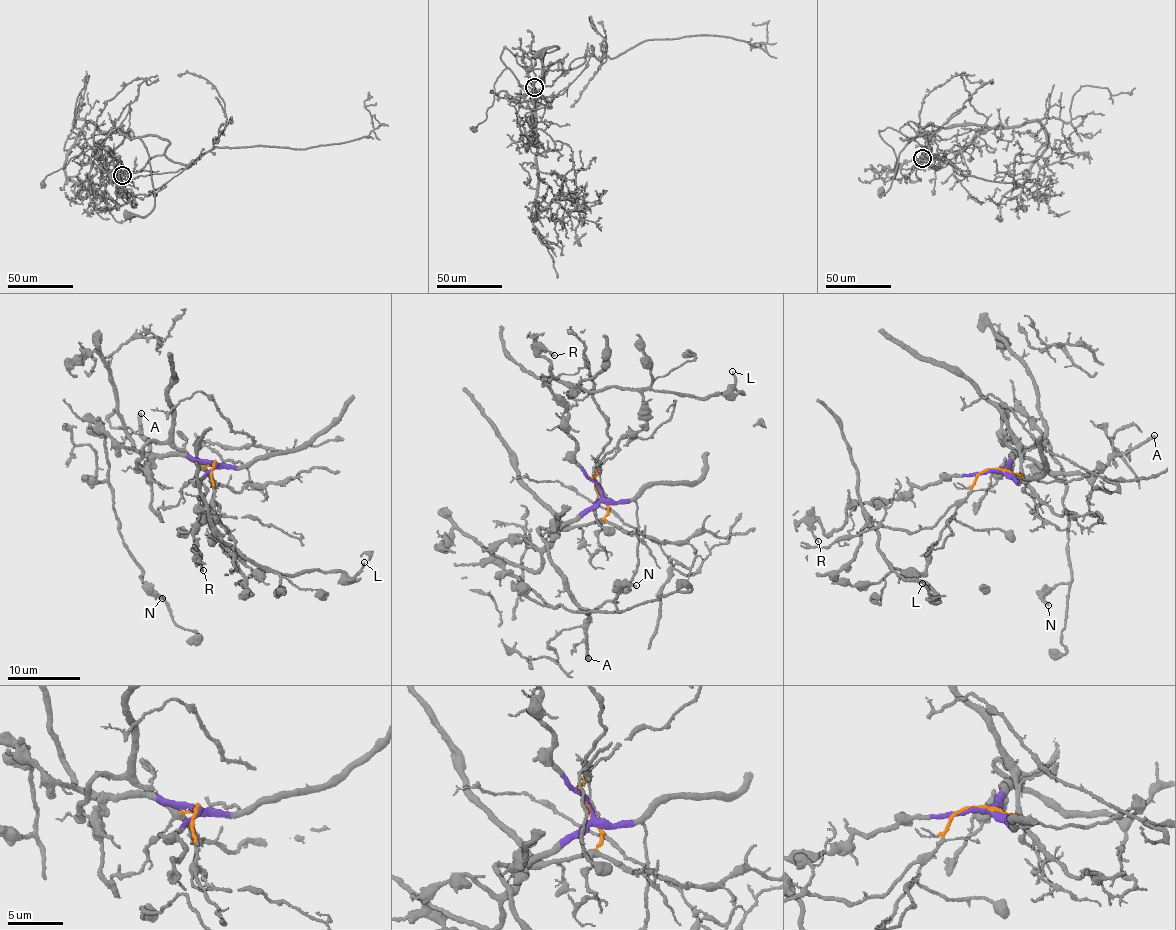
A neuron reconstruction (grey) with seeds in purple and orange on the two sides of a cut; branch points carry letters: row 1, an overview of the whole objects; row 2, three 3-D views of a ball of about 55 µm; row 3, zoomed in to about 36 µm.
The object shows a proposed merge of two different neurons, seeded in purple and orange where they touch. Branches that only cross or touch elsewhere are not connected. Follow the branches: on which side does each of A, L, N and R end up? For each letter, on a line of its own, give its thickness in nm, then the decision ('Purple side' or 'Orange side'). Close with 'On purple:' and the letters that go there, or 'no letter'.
A: Thickness 380 nm. Orange side
L: Thickness 190 nm. Orange side
N: Thickness 170 nm. Purple side
R: Thickness 200 nm. Purple side
On purple: N, R

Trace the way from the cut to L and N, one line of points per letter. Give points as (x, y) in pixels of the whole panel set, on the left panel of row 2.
L: (214, 464), (213, 506), (236, 544), (222, 550), (232, 545), (281, 573), (351, 578), (364, 561)
N: (214, 464), (132, 450), (95, 422), (105, 440), (118, 532), (140, 577), (162, 599)

